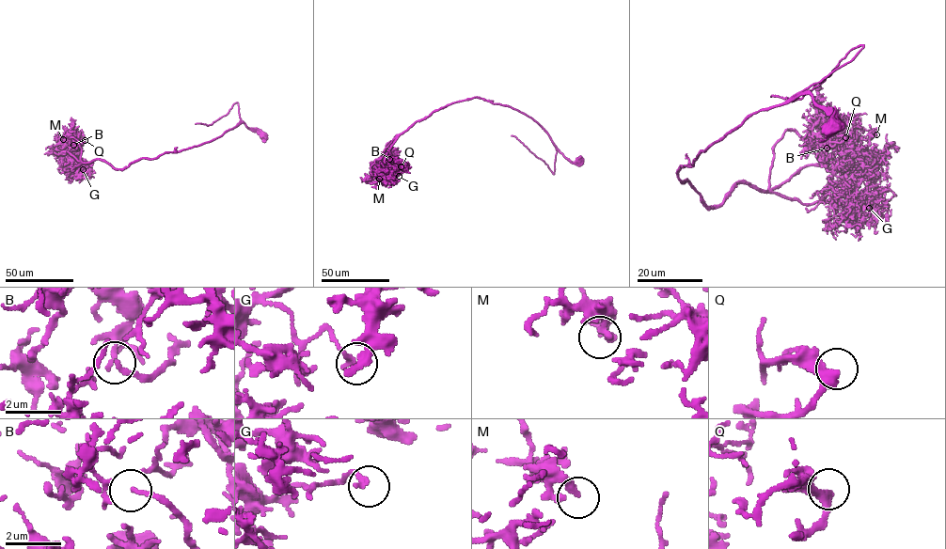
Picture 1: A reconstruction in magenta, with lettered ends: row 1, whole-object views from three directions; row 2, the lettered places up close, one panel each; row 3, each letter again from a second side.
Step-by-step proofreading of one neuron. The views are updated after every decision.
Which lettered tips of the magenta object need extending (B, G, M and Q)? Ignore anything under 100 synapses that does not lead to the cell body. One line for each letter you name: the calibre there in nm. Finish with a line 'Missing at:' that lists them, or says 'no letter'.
Missing at: no letter

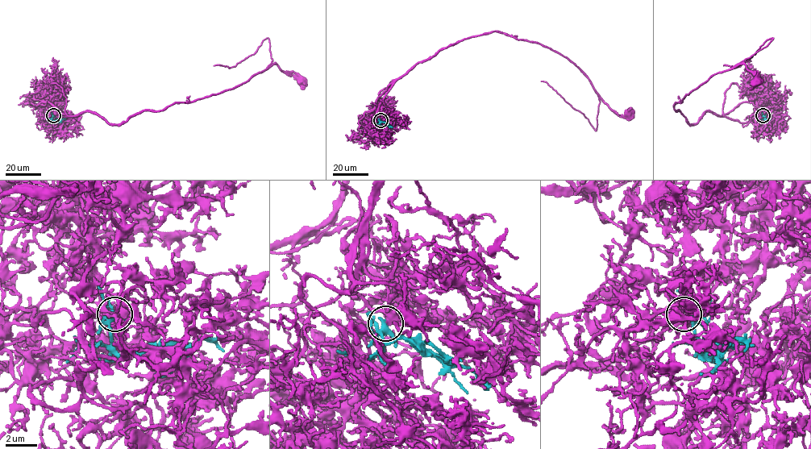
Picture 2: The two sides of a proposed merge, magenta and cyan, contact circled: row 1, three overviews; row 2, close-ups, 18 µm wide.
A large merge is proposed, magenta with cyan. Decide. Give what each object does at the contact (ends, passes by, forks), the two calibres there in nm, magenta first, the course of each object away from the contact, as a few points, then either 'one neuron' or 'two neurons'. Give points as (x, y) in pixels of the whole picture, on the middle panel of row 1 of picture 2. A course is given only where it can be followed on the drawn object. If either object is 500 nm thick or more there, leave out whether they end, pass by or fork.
magenta forks there; cyan forks there; 320 nm thick on the magenta side, 300 nm on the other; magenta runs (380, 120), (380, 103), (417, 63), (493, 31), (566, 56), (610, 109), (629, 114); cyan runs (380, 120), (393, 126); one neuron

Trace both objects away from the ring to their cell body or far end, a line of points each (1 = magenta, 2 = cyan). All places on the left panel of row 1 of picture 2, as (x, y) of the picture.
1: (53, 115), (49, 118), (56, 122), (90, 111), (119, 124), (144, 110), (230, 89), (274, 64), (301, 81)
2: (53, 115), (54, 120), (65, 120)

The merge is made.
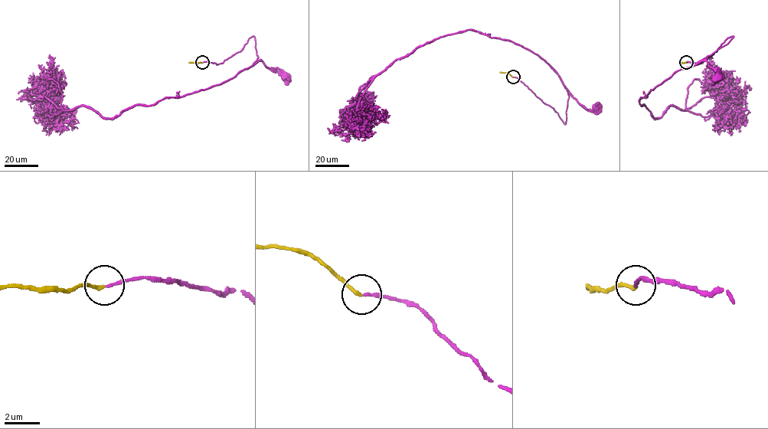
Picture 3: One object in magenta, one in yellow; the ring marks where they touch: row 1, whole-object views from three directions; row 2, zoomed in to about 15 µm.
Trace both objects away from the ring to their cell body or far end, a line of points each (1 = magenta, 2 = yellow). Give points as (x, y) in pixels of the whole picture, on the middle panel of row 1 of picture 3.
1: (513, 76), (517, 77), (550, 106), (565, 124), (569, 97), (565, 86), (586, 109), (596, 109)
2: (512, 76), (499, 72)

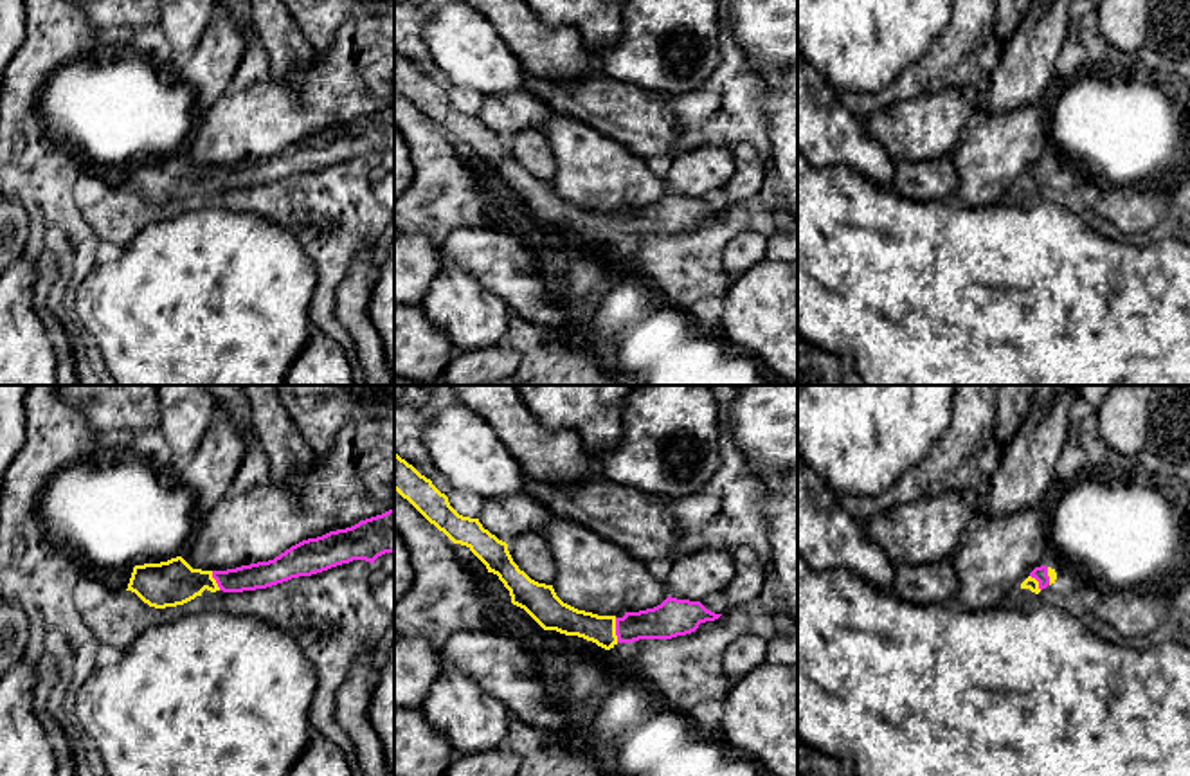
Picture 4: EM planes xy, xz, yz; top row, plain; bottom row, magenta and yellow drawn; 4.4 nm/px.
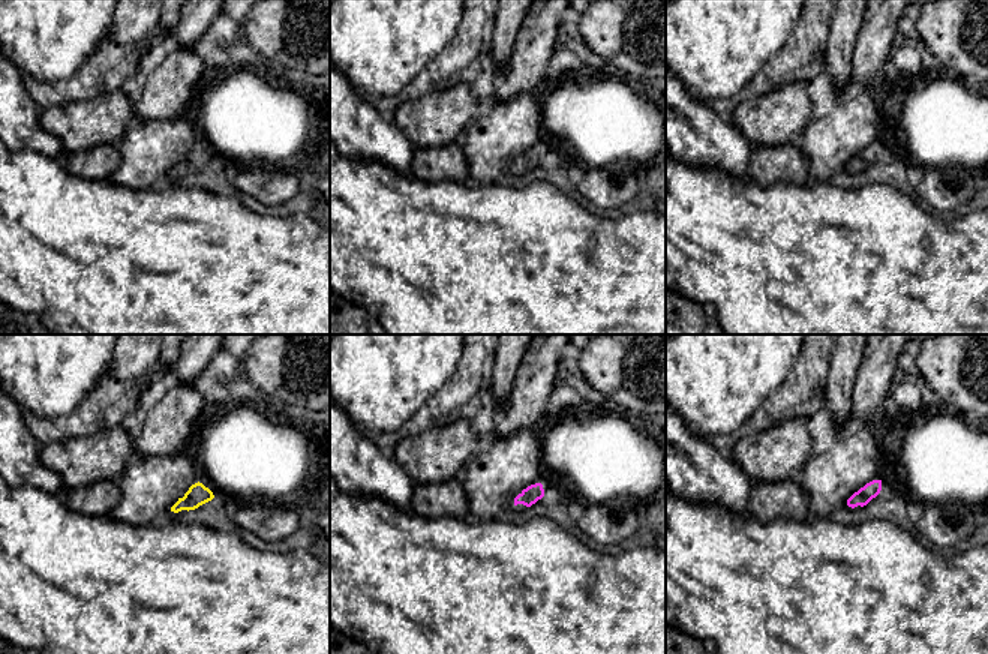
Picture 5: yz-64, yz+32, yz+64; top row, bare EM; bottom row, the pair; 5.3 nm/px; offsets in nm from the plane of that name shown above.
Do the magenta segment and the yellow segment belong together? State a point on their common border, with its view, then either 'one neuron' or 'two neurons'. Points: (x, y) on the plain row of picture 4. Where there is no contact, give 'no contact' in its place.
xz (616, 227) | one neuron

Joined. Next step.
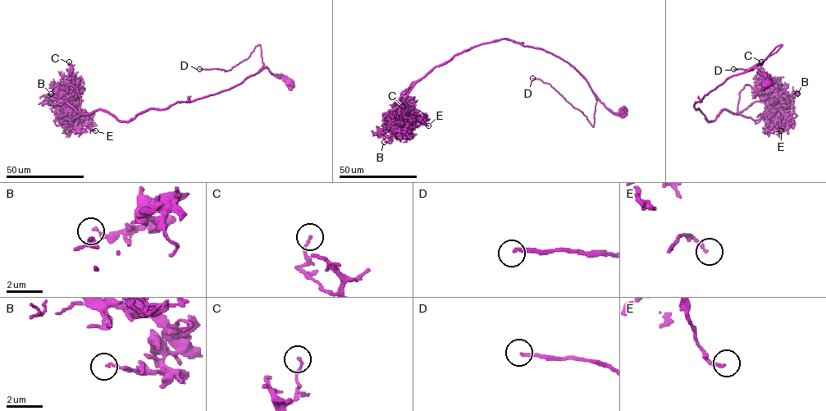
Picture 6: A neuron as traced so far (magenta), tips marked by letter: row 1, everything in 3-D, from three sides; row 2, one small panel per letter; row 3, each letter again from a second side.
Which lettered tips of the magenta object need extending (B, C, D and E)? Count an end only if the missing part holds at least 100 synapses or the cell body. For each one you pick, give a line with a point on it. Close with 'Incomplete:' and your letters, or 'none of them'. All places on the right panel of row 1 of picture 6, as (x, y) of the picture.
D: place (733, 69)
Incomplete: D

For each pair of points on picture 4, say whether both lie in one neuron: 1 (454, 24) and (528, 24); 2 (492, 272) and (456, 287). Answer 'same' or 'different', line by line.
1: different
2: different

